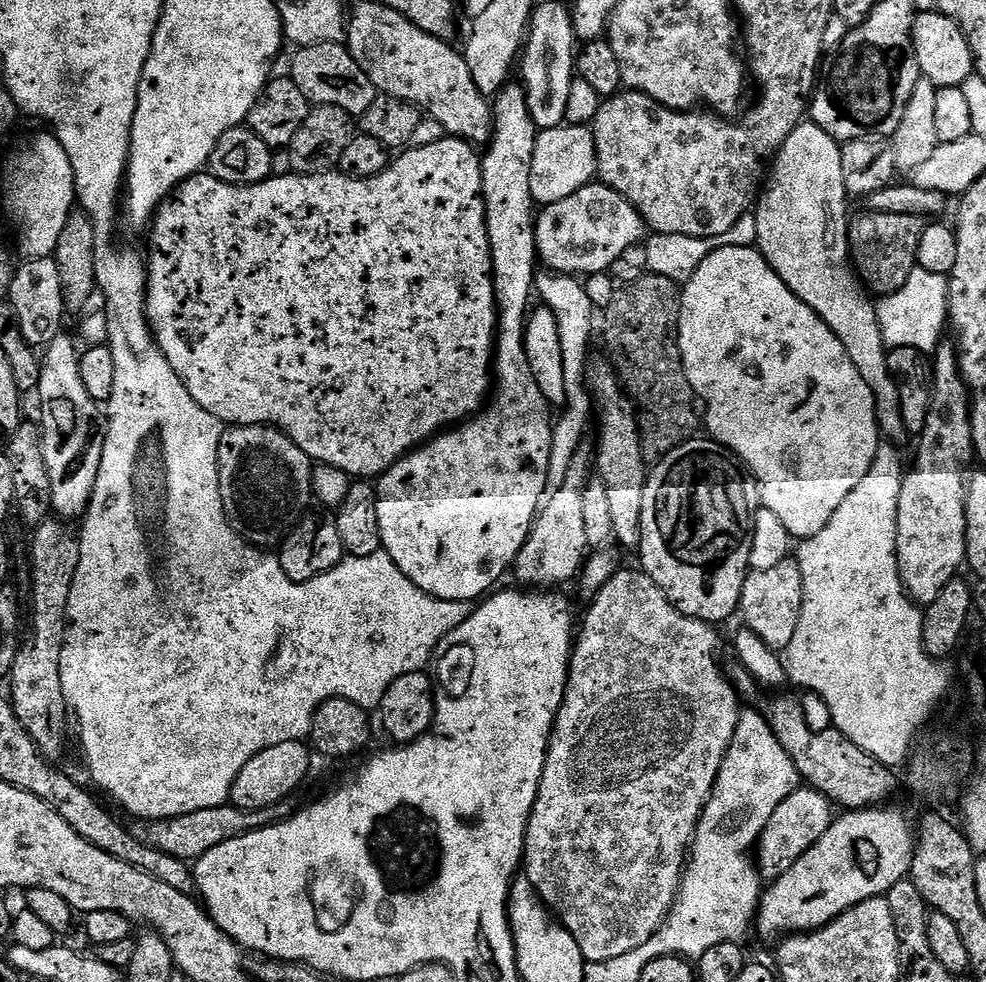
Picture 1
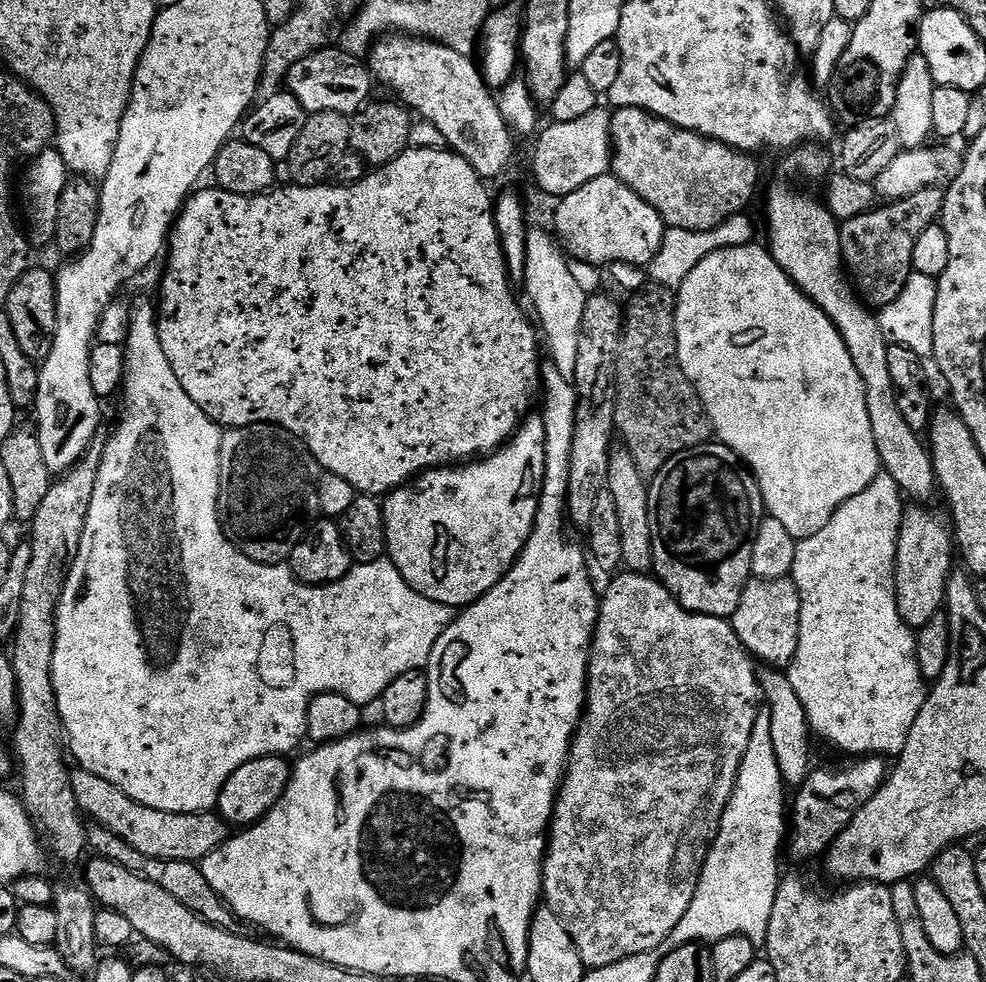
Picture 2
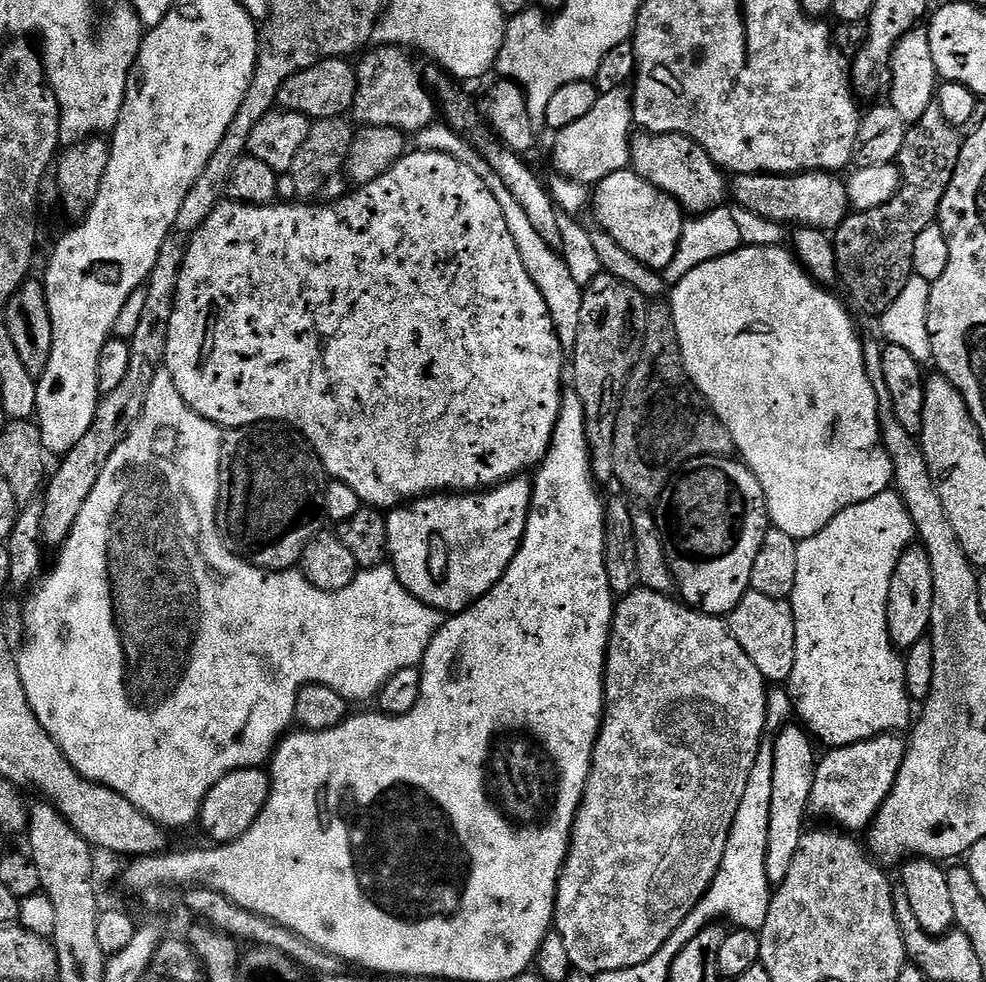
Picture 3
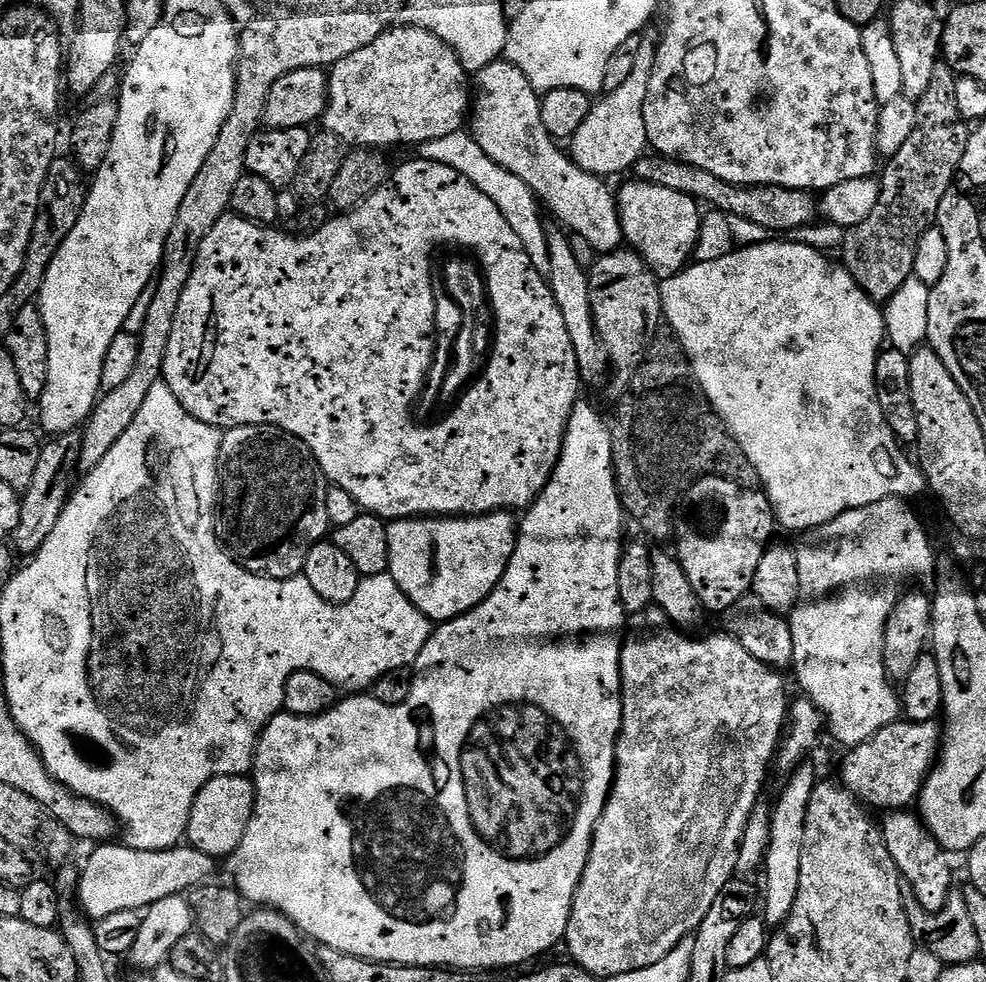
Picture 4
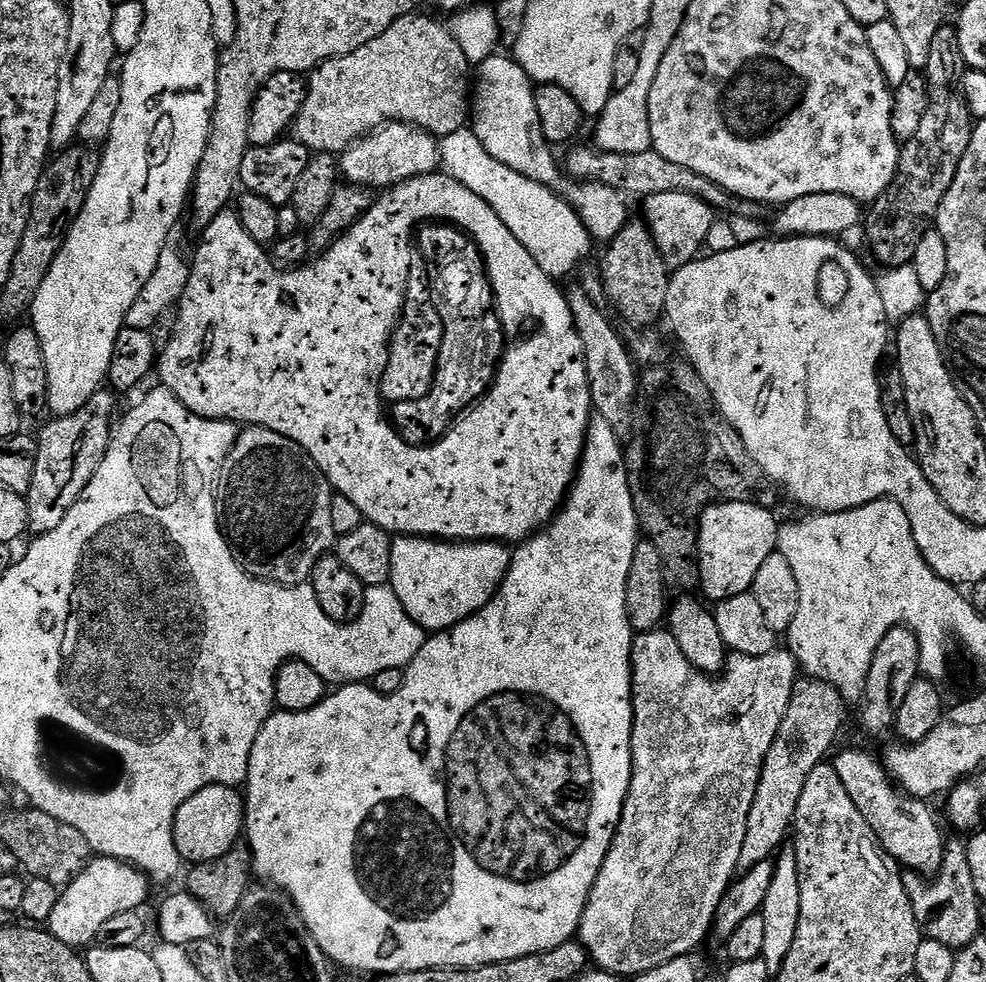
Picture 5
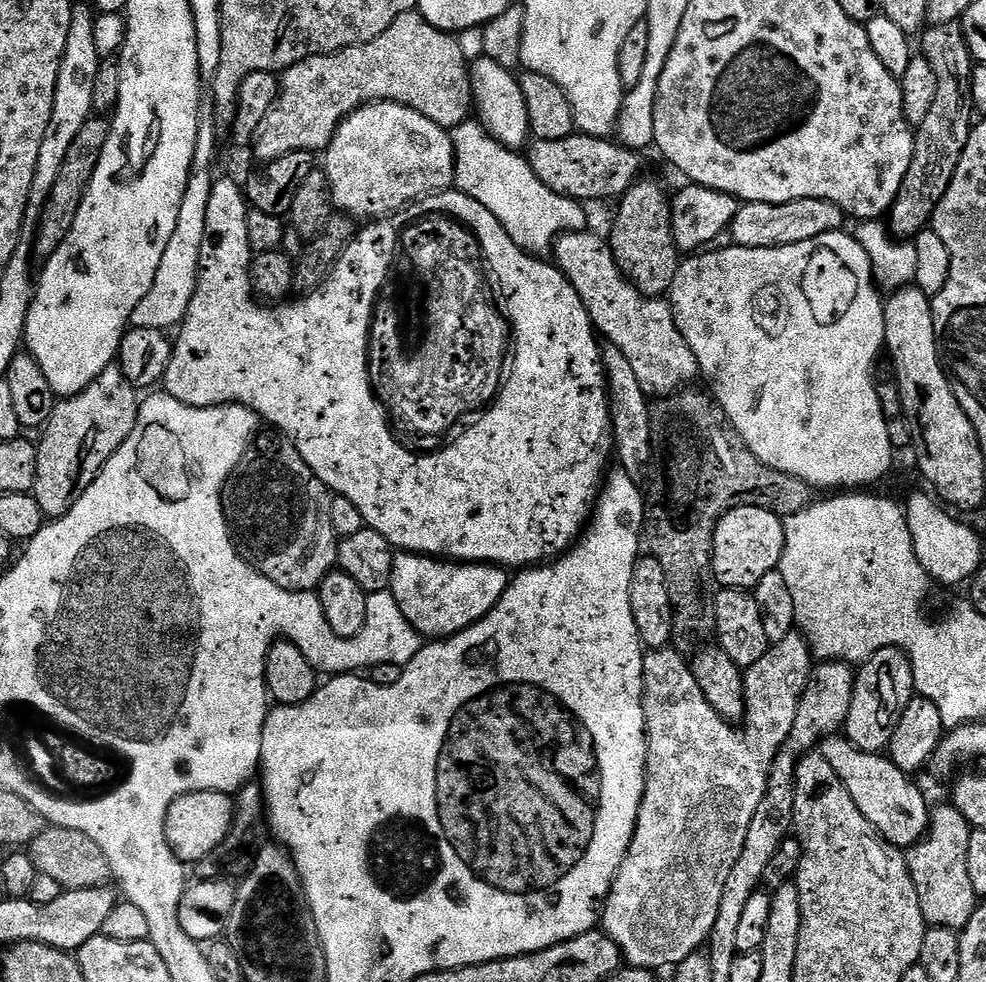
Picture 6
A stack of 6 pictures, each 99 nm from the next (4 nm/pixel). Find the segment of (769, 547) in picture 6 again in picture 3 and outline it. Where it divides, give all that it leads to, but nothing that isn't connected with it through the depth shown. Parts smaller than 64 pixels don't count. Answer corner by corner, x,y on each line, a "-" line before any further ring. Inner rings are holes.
699,456
679,469
678,475
660,495
658,507
666,558
676,579
679,599
689,608
704,612
707,616
727,617
751,589
750,574
754,574
754,558
758,558
758,550
762,550
762,538
766,538
770,527
766,498
758,478
739,459

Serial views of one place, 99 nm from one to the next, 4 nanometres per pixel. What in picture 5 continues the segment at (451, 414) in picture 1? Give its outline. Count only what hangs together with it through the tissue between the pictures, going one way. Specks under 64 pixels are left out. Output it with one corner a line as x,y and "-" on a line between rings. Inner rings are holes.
437,170
437,171
435,171
435,172
431,172
431,173
430,173
430,174
426,174
426,175
425,175
425,176
419,176
419,177
418,177
418,178
410,178
410,179
409,179
409,180
407,180
407,181
406,181
406,182
402,182
402,183
401,183
401,184
394,184
394,185
392,185
392,187
391,187
391,188
389,188
389,189
387,189
387,191
385,191
385,192
384,192
384,193
383,193
383,195
381,195
381,196
384,196
384,197
382,197
382,198
381,198
381,200
380,200
380,197
379,197
379,198
376,198
376,199
373,199
373,201
372,201
372,205
371,205
371,206
370,206
370,210
369,210
369,211
368,211
368,213
367,213
367,214
366,214
366,215
364,215
364,217
363,217
363,218
362,218
362,219
361,219
361,220
359,220
359,221
358,221
358,223
357,223
357,224
356,224
356,225
355,225
355,226
354,226
354,227
353,227
353,228
352,228
352,229
351,229
351,230
350,230
350,231
348,231
348,232
346,232
346,233
344,233
344,235
343,235
343,236
339,236
339,238
338,238
338,239
337,239
337,240
334,240
334,241
332,241
332,243
331,243
331,244
329,244
329,245
328,245
328,248
327,248
327,250
325,250
325,251
324,251
324,252
322,252
322,253
319,253
319,255
317,255
317,256
316,256
316,257
315,257
315,258
312,258
312,259
316,259
316,260
312,260
312,259
309,259
309,260
308,260
308,261
307,261
307,262
305,262
305,263
303,263
303,264
301,264
301,265
299,265
299,266
288,266
288,267
284,267
284,266
278,266
278,265
277,265
277,263
276,263
276,261
275,261
275,260
273,260
273,259
271,259
271,258
270,258
270,252
269,252
269,249
268,249
268,248
267,248
267,247
265,247
265,245
263,245
263,244
259,244
259,242
258,242
258,241
256,241
256,240
255,240
255,239
254,239
254,238
250,238
250,234
246,234
246,230
245,230
245,229
244,229
244,227
243,227
243,226
242,226
242,222
241,222
241,221
240,221
240,219
239,219
239,218
238,218
238,217
237,217
237,216
236,216
236,213
235,213
235,211
232,211
232,210
226,210
226,211
224,211
224,212
223,212
223,213
222,213
222,214
218,214
218,218
214,218
214,222
210,222
210,226
206,226
206,227
205,227
205,228
203,228
203,229
202,229
202,235
201,235
201,236
204,236
204,237
202,237
202,238
201,238
201,240
200,240
200,245
198,245
198,246
197,246
197,248
196,248
196,257
194,257
194,258
193,258
193,257
191,257
191,260
190,260
190,271
189,271
189,274
188,274
188,281
187,281
187,282
186,282
186,290
185,290
185,291
184,291
184,292
183,292
183,293
182,293
182,294
181,294
181,295
180,295
180,303
179,303
179,305
178,305
178,307
177,307
177,308
176,308
176,309
175,309
175,312
176,312
176,311
177,311
177,312
176,312
176,325
174,325
174,326
173,326
173,328
172,328
172,337
170,337
170,338
169,338
169,340
168,340
168,345
166,345
166,346
165,346
165,348
164,348
164,345
163,345
163,348
162,348
162,351
161,351
161,352
160,352
160,353
159,353
159,356
158,356
158,376
159,376
159,372
160,372
160,380
159,380
159,383
160,383
160,384
161,384
161,385
163,385
163,387
166,387
166,388
169,388
169,389
170,389
170,390
171,390
171,391
172,391
172,392
173,392
173,394
175,394
175,395
176,395
176,396
177,396
177,397
178,397
178,398
179,398
179,399
180,399
180,401
182,401
182,403
184,403
184,404
185,404
185,406
187,406
187,408
189,408
189,409
190,409
190,411
192,411
192,412
193,412
193,413
194,413
194,414
198,414
198,415
199,415
199,416
201,416
201,417
202,417
202,418
206,418
206,419
207,419
207,420
231,420
231,421
232,421
232,423
233,423
233,424
235,424
235,425
237,425
237,426
251,426
251,427
254,427
254,428
269,428
269,429
270,429
270,430
274,430
274,431
275,431
275,432
277,432
277,433
278,433
278,434
282,434
282,435
283,435
283,436
285,436
285,437
286,437
286,438
290,438
290,439
291,439
291,440
293,440
293,441
294,441
294,442
298,442
298,446
302,446
302,447
303,447
303,448
304,448
304,449
305,449
305,450
306,450
306,454
310,454
310,458
314,458
314,462
315,462
315,463
316,463
316,465
317,465
317,466
319,466
319,467
320,467
320,469
321,469
321,470
322,470
322,474
323,474
323,475
324,475
324,476
325,476
325,477
326,477
326,479
327,479
327,480
328,480
328,481
330,481
330,483
332,483
332,486
333,486
333,489
335,489
335,491
336,491
336,492
337,492
337,493
339,493
339,495
341,495
341,496
345,496
345,497
346,497
346,498
350,498
350,502
354,502
354,506
358,506
358,510
362,510
362,514
363,514
363,515
364,515
364,519
365,519
365,521
368,521
368,522
371,522
371,523
374,523
374,524
377,524
377,525
378,525
378,526
382,526
382,527
383,527
383,528
384,528
384,529
386,529
386,531
388,531
388,532
390,532
390,533
393,533
393,534
399,534
399,535
402,535
402,536
423,536
423,537
425,537
425,538
435,538
435,539
438,539
438,540
455,540
455,541
457,541
457,542
467,542
467,541
470,541
470,540
498,540
498,541
501,541
501,542
513,542
513,541
512,541
512,540
516,540
516,541
515,541
515,542
523,542
523,541
525,541
525,540
527,540
527,539
528,539
528,537
530,537
530,536
535,536
535,535
536,535
536,533
537,533
537,532
539,532
539,531
540,531
540,529
541,529
541,528
543,528
543,527
544,527
544,525
545,525
545,524
549,524
549,522
550,522
550,521
551,521
551,520
552,520
552,519
554,519
554,518
555,518
555,516
556,516
556,513
557,513
557,512
559,512
559,511
560,511
560,509
561,509
561,507
562,507
562,505
563,505
563,503
564,503
564,501
565,501
565,499
566,499
566,497
567,497
567,494
568,494
568,489
569,489
569,488
571,488
571,486
572,486
572,481
573,481
573,480
575,480
575,479
576,479
576,474
577,474
577,472
579,472
579,470
580,470
580,460
581,460
581,458
583,458
583,456
584,456
584,440
585,440
585,438
587,438
587,436
588,436
588,421
589,421
589,420
591,420
591,419
592,419
592,417
593,417
593,415
594,415
594,409
593,409
593,407
592,407
592,399
591,399
591,398
590,398
590,378
589,378
589,377
588,377
588,375
587,375
587,374
586,374
586,354
585,354
585,353
584,353
584,351
583,351
583,350
582,350
582,338
578,338
578,330
577,330
577,329
576,329
576,327
575,327
575,326
574,326
574,318
573,318
573,317
572,317
572,315
571,315
571,314
570,314
570,306
569,306
569,305
568,305
568,297
567,297
567,295
566,295
566,292
565,292
565,289
564,289
564,288
563,288
563,287
562,287
562,288
561,288
561,289
560,289
560,287
561,287
561,285
560,285
560,284
559,284
559,283
557,283
557,281
555,281
555,280
553,280
553,279
552,279
552,277
551,277
551,276
548,276
548,275
547,275
547,274
546,274
546,270
542,270
542,266
538,266
538,262
534,262
534,258
530,258
530,250
526,250
526,246
522,246
522,242
518,242
518,238
514,238
514,234
510,234
510,230
509,230
509,228
507,228
507,226
506,226
506,222
502,222
502,218
498,218
498,214
494,214
494,210
493,210
493,209
492,209
492,208
491,208
491,206
489,206
489,205
488,205
488,203
486,203
486,201
484,201
484,200
483,200
483,198
482,198
482,197
481,197
481,196
479,196
479,195
478,195
478,194
474,194
474,190
466,190
466,186
462,186
462,182
458,182
458,181
457,181
457,180
456,180
456,179
455,179
455,178
454,178
454,177
453,177
453,176
450,176
450,175
447,175
447,174
445,174
445,173
444,173
444,172
443,172
443,171
440,171
440,170
-
425,222
447,222
447,223
449,223
449,224
451,224
451,225
453,225
453,226
455,226
455,227
457,227
457,228
459,228
459,229
460,229
460,231
461,231
461,232
463,232
463,233
465,233
465,234
467,234
467,235
469,235
469,236
471,236
471,237
472,237
472,239
473,239
473,240
475,240
475,242
476,242
476,244
477,244
477,245
478,245
478,247
479,247
479,248
480,248
480,252
481,252
481,253
482,253
482,254
483,254
483,256
484,256
484,264
485,264
485,266
486,266
486,268
487,268
487,275
488,275
488,280
489,280
489,282
490,282
490,284
491,284
491,286
492,286
492,292
493,292
493,294
494,294
494,296
495,296
495,305
496,305
496,310
497,310
497,312
498,312
498,313
499,313
499,317
500,317
500,322
501,322
501,326
502,326
502,327
503,327
503,328
504,328
504,338
505,338
505,341
506,341
506,343
505,343
505,346
504,346
504,352
503,352
503,359
502,359
502,360
501,360
501,361
500,361
500,363
499,363
499,369
498,369
498,371
497,371
497,374
496,374
496,376
495,376
495,380
494,380
494,381
493,381
493,382
492,382
492,385
491,385
491,388
490,388
490,389
488,389
488,391
487,391
487,392
486,392
486,393
484,393
484,395
483,395
483,396
481,396
481,397
480,397
480,399
479,399
479,400
477,400
477,401
476,401
476,402
475,402
475,403
474,403
474,404
472,404
472,406
471,406
471,407
470,407
470,408
468,408
468,410
467,410
467,411
465,411
465,412
464,412
464,413
463,413
463,415
461,415
461,416
460,416
460,417
459,417
459,419
457,419
457,420
456,420
456,421
455,421
455,423
454,423
454,424
452,424
452,426
451,426
451,427
450,427
450,429
448,429
448,431
447,431
447,432
446,432
446,433
445,433
445,435
444,435
444,436
441,436
441,438
440,438
440,439
439,439
439,440
437,440
437,441
436,441
436,442
435,442
435,443
429,443
429,444
428,444
428,445
427,445
427,446
417,446
417,445
414,445
414,444
408,444
408,443
407,443
407,441
405,441
405,440
404,440
404,439
403,439
403,438
401,438
401,437
400,437
400,433
399,433
399,431
397,431
397,429
396,429
396,428
395,428
395,427
393,427
393,425
392,425
392,424
391,424
391,423
390,423
390,420
389,420
389,417
388,417
388,416
387,416
387,415
386,415
386,408
385,408
385,405
384,405
384,404
383,404
383,403
382,403
382,399
381,399
381,380
382,380
382,378
383,378
383,374
384,374
384,372
385,372
385,370
386,370
386,369
387,369
387,364
388,364
388,355
389,355
389,344
390,344
390,343
392,343
392,333
393,333
393,332
394,332
394,331
395,331
395,329
396,329
396,328
397,328
397,325
398,325
398,321
399,321
399,320
400,320
400,318
401,318
401,312
402,312
402,310
403,310
403,308
404,308
404,300
405,300
405,281
404,281
404,280
403,280
403,279
400,279
400,280
388,280
388,268
392,268
392,267
394,267
394,266
395,266
395,264
401,264
401,266
404,266
404,265
407,265
407,264
408,264
408,262
409,262
409,260
410,260
410,258
411,258
411,256
412,256
412,254
413,254
413,253
414,253
414,233
415,233
415,232
416,232
416,231
417,231
417,228
418,228
418,226
420,226
420,225
423,225
423,224
424,224
424,223
425,223

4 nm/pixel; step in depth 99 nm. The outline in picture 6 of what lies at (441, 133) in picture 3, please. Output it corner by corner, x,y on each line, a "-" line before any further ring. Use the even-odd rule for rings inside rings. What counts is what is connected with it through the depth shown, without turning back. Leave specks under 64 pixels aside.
469,118
457,128
451,129
452,145
454,146
454,158
456,159
455,187
466,193
470,198
482,202
498,222
502,222
502,230
514,238
514,242
524,252
537,258
544,258
553,251
556,237
564,235
565,232
582,232
589,227
588,212
583,203
571,200
562,194
554,194
538,174
529,166
527,159
519,151
503,145
496,141
483,126
475,119

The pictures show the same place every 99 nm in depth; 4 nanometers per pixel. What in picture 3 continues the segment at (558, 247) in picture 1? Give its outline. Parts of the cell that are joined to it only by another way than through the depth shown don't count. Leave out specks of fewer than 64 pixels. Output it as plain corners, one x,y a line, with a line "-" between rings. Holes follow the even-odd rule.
628,168
618,170
606,178
602,178
599,184
595,185
591,193
590,212
596,215
595,227
601,232
605,232
614,241
622,246
626,253
632,254
639,262
652,268
654,271
663,273
666,266
674,259
674,254
678,254
678,242
682,242
682,226
686,219
686,213
680,204
670,194
659,192
646,178
642,178
637,172

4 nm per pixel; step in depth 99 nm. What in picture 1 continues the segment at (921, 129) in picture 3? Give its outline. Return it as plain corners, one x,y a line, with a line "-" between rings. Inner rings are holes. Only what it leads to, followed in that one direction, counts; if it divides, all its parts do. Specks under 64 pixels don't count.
864,210
861,216
851,217
848,225
848,254
860,283
869,293
883,298
906,286
906,278
910,278
918,266
918,241
922,238
924,227
925,217
910,214
878,214

